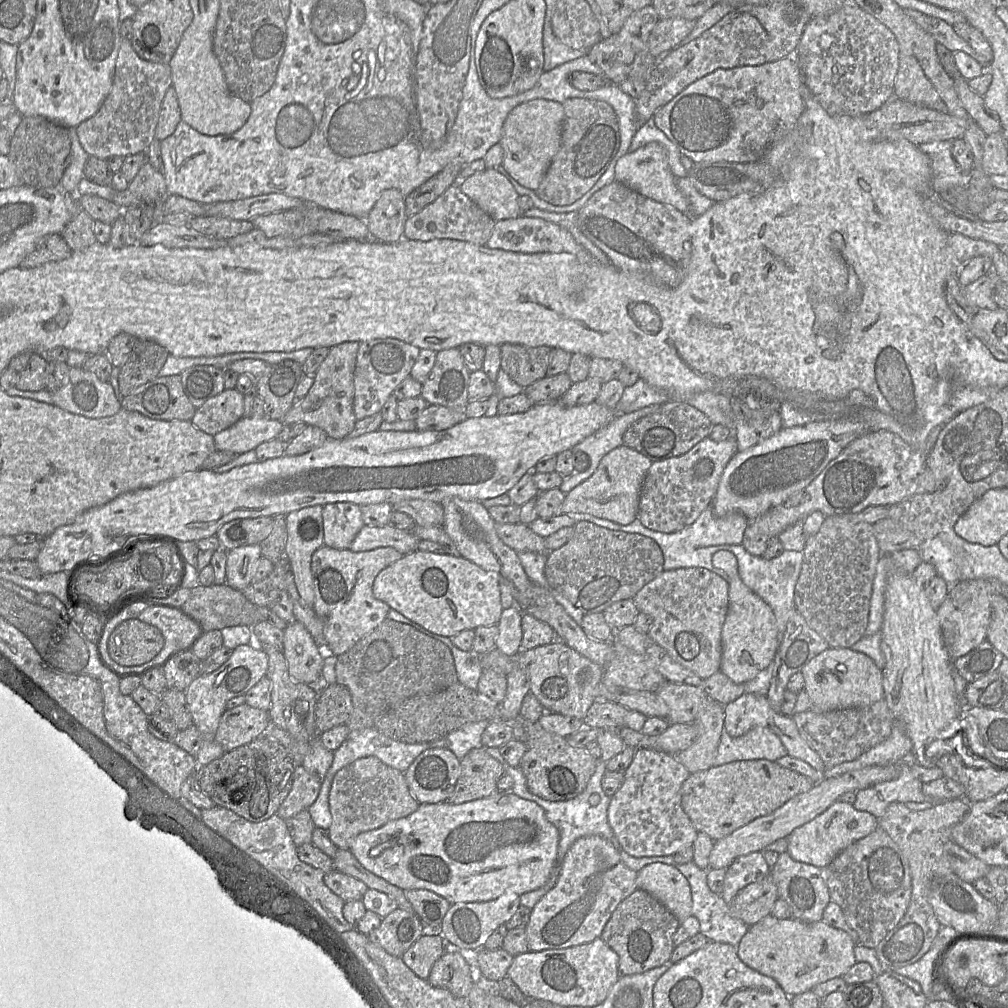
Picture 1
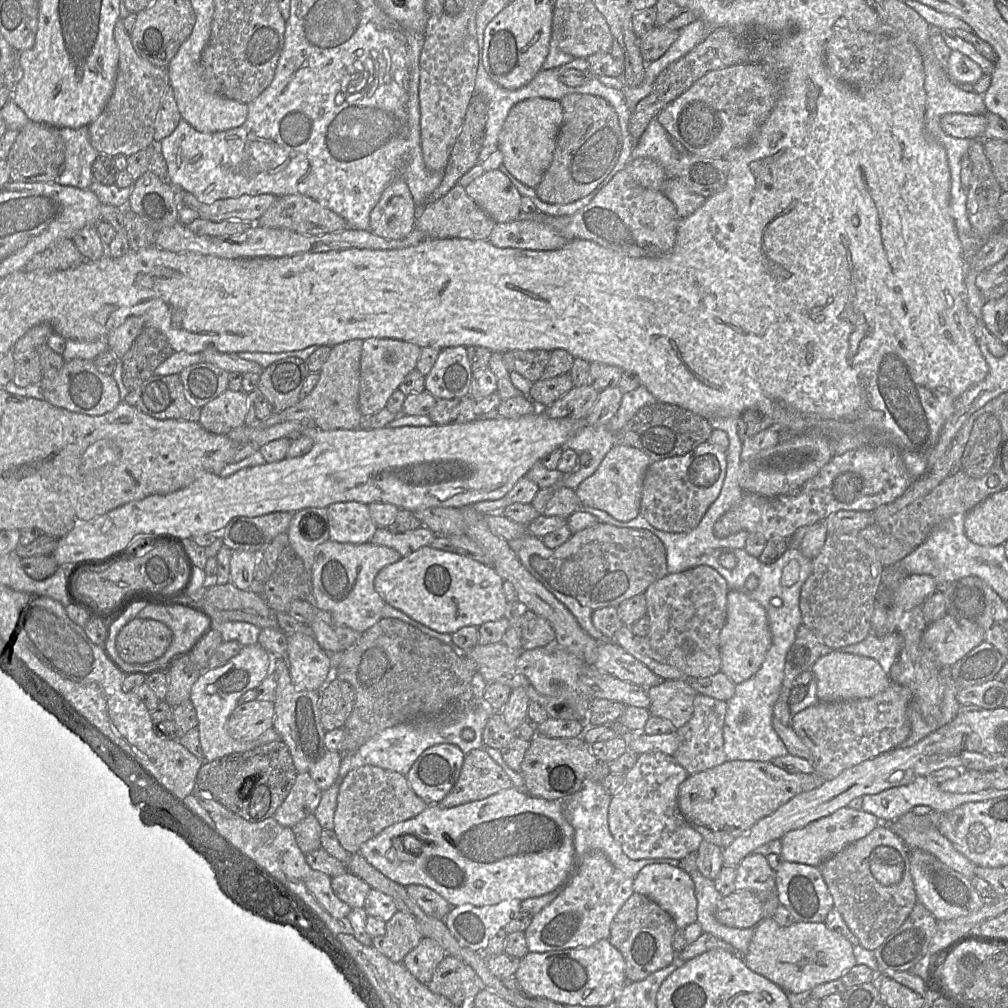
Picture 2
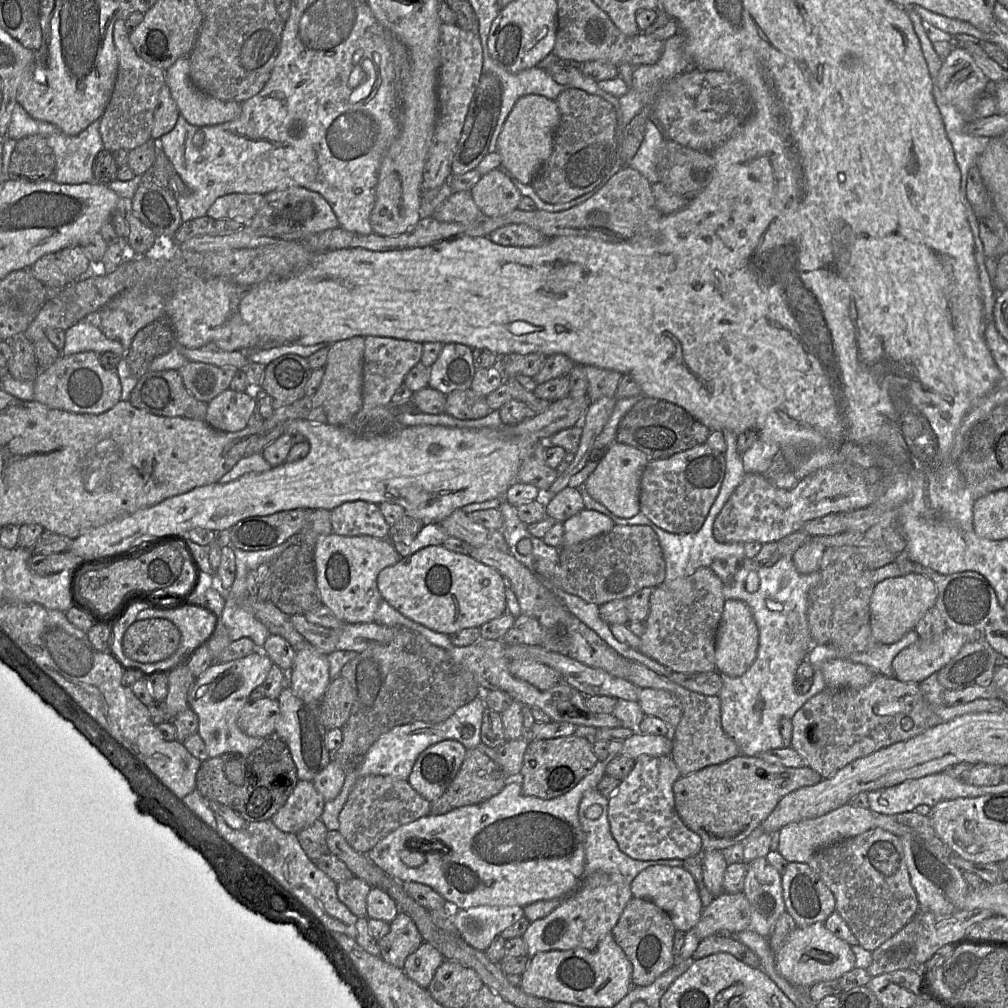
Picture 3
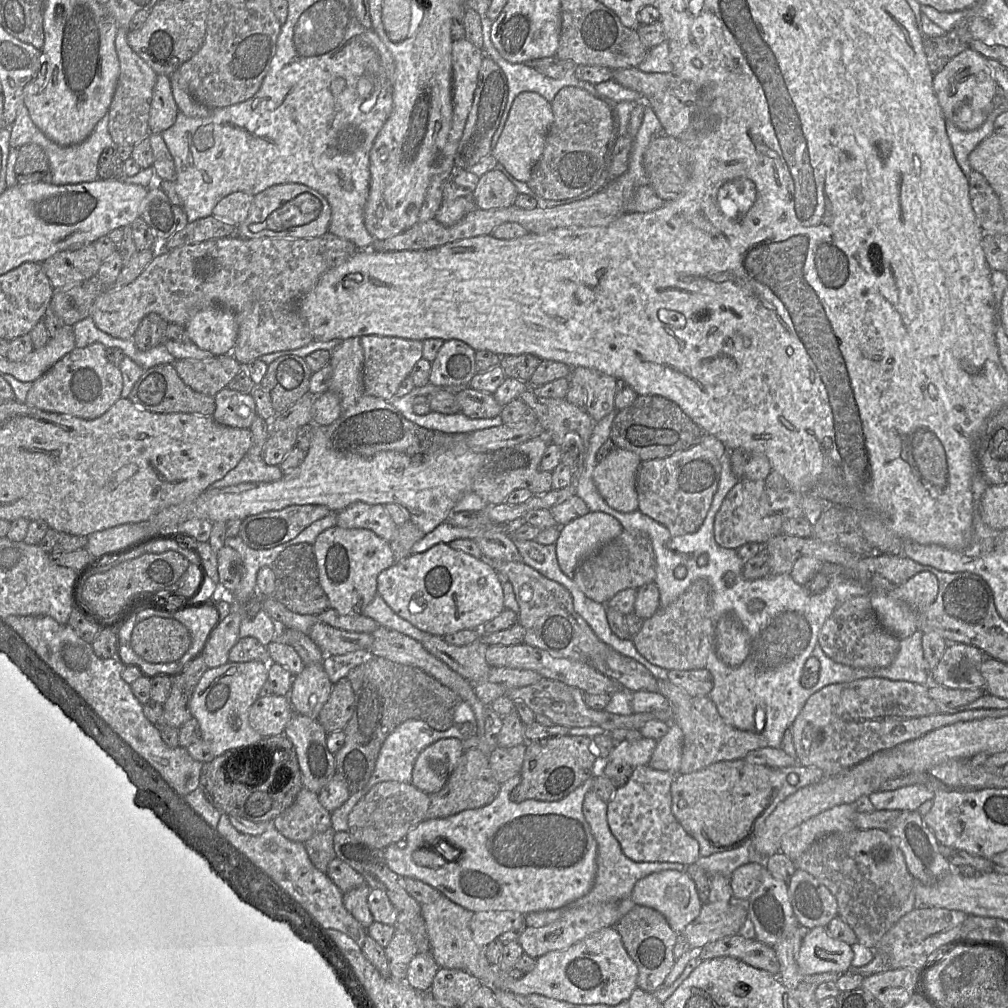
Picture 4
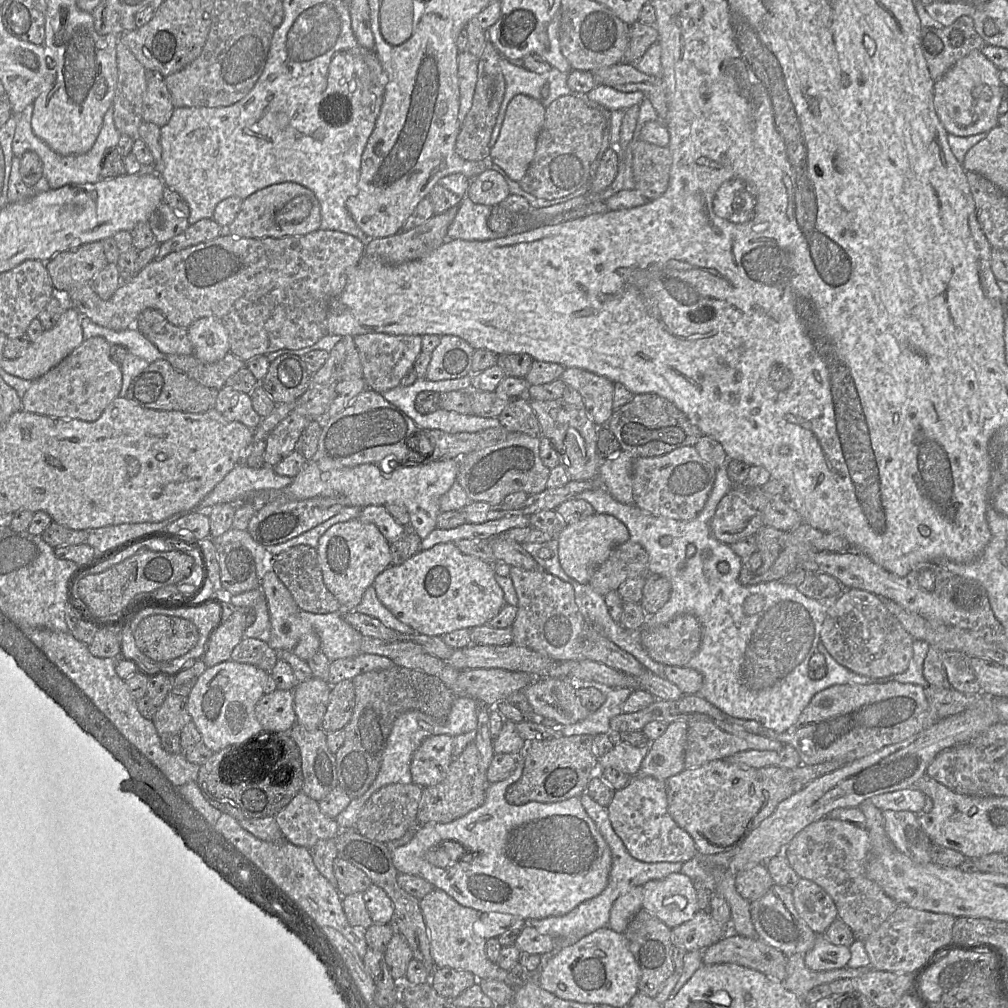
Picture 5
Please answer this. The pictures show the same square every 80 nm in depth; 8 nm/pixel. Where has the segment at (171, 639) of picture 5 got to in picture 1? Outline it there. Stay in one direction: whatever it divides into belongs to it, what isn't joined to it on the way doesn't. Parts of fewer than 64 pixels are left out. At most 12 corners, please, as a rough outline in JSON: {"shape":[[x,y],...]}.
{"shape":[[137,618],[118,624],[108,639],[117,664],[155,658],[161,631]]}

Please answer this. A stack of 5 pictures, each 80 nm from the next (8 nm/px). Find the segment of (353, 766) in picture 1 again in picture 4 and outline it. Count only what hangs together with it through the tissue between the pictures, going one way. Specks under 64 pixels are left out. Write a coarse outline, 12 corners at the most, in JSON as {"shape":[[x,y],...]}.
{"shape":[[411,783],[373,786],[348,832],[379,849],[425,820],[430,795]]}

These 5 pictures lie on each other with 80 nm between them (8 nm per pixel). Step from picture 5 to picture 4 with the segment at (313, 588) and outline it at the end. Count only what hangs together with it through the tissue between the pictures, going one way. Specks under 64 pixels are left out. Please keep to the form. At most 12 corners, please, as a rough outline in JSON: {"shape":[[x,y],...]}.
{"shape":[[313,545],[289,546],[271,568],[274,598],[301,615],[330,608]]}

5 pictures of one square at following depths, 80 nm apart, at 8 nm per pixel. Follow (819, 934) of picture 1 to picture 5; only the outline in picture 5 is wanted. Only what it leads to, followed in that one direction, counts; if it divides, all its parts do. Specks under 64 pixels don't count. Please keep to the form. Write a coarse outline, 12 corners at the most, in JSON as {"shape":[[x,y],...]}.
{"shape":[[817,935],[804,962],[812,971],[845,968],[849,947]]}

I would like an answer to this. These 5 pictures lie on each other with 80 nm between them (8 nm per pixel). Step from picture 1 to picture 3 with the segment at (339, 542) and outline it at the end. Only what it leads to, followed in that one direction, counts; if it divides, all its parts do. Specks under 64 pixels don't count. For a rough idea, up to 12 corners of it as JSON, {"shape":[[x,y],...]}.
{"shape":[[346,502],[330,512],[332,533],[389,538],[377,504]]}

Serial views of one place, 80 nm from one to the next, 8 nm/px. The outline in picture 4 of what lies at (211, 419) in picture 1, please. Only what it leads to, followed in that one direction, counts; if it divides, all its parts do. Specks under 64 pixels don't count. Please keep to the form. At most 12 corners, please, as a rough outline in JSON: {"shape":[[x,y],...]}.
{"shape":[[224,388],[213,418],[249,429],[257,416],[251,394]]}

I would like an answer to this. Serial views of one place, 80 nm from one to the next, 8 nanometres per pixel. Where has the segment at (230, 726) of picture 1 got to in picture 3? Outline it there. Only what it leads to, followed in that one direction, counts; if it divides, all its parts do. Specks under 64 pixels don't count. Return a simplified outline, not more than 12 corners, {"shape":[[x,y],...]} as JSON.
{"shape":[[278,699],[249,700],[237,724],[252,737],[272,737]]}

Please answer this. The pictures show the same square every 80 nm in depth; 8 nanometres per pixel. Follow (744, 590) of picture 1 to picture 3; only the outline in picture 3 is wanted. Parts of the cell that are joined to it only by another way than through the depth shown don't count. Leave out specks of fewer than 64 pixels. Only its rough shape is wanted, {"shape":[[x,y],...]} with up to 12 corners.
{"shape":[[726,600],[716,632],[716,670],[742,676],[756,659],[750,607]]}

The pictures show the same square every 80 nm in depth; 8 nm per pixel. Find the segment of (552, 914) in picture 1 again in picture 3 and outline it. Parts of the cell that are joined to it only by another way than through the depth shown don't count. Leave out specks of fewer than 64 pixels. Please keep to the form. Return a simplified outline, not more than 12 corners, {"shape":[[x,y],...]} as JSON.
{"shape":[[594,872],[522,936],[527,956],[594,950],[632,898]]}

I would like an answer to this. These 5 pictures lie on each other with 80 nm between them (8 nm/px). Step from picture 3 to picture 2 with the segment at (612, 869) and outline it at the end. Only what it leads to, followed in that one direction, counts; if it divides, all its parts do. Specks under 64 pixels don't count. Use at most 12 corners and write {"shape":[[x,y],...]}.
{"shape":[[586,779],[563,798],[574,828],[575,866],[600,851],[625,875],[635,878],[647,865],[671,858],[630,859],[609,829],[611,795]]}

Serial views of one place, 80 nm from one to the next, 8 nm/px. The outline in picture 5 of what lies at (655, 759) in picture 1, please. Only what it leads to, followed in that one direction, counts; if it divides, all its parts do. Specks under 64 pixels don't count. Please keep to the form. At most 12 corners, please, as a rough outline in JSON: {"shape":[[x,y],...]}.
{"shape":[[637,774],[607,808],[635,859],[685,863],[693,838],[666,781]]}

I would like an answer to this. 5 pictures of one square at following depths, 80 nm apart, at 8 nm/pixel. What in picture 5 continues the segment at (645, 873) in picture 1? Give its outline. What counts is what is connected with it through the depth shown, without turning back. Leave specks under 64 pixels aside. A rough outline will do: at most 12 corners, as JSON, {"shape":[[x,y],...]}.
{"shape":[[680,872],[645,883],[643,909],[670,929],[699,911]]}

